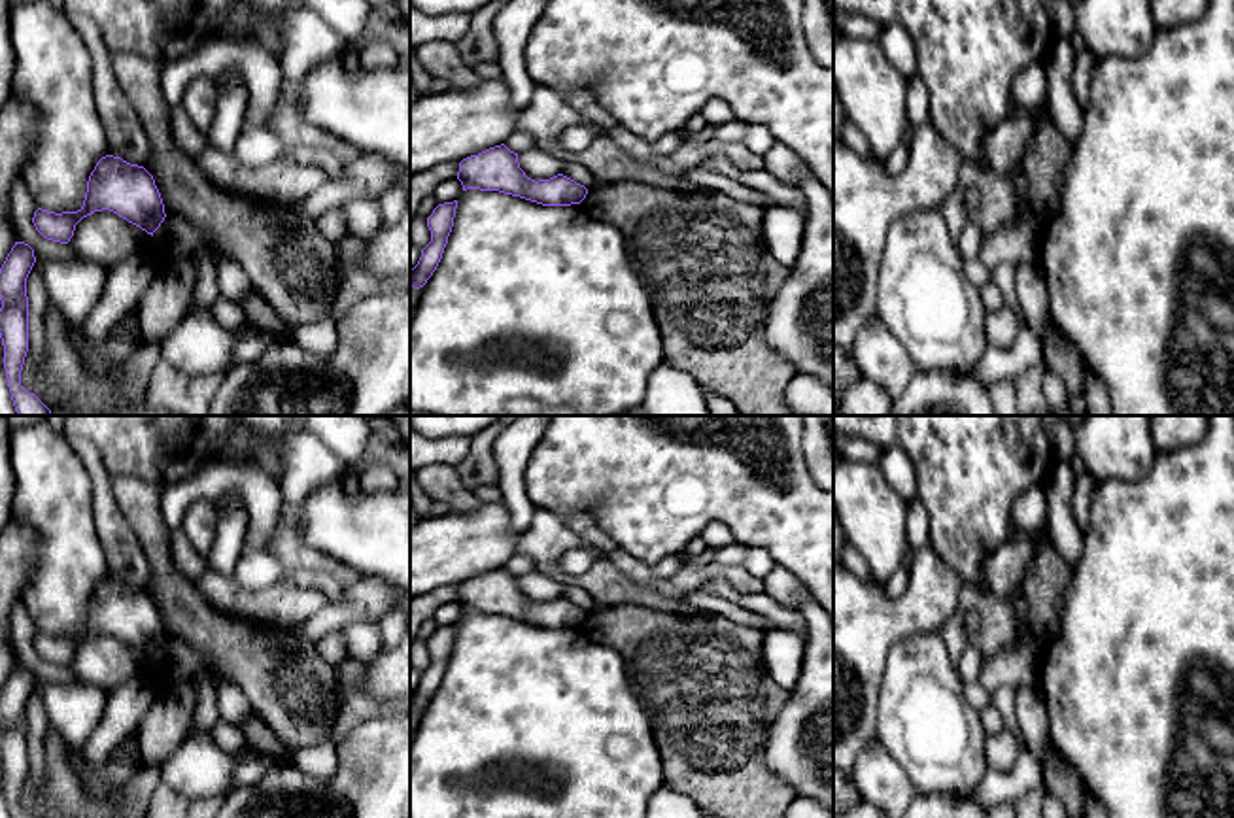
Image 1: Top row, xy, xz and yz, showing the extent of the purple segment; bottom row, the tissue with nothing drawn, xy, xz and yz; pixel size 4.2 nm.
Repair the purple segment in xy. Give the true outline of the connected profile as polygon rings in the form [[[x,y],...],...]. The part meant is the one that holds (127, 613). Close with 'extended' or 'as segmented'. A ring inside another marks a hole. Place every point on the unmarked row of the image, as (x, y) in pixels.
[[[106,578],[91,595],[85,623],[77,635],[55,637],[38,631],[32,646],[43,661],[68,667],[76,648],[102,633],[117,637],[151,659],[166,640],[153,599],[144,589]]]; as segmented

